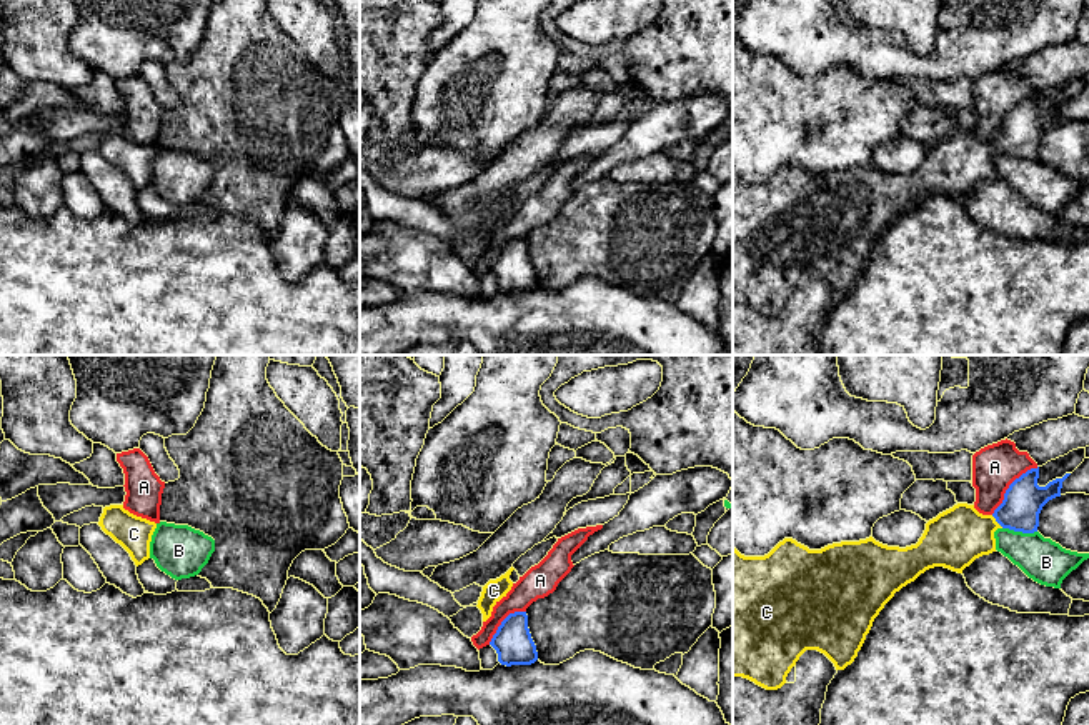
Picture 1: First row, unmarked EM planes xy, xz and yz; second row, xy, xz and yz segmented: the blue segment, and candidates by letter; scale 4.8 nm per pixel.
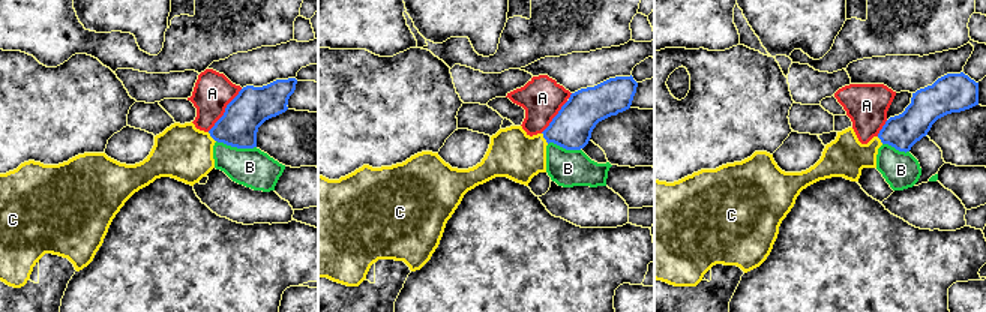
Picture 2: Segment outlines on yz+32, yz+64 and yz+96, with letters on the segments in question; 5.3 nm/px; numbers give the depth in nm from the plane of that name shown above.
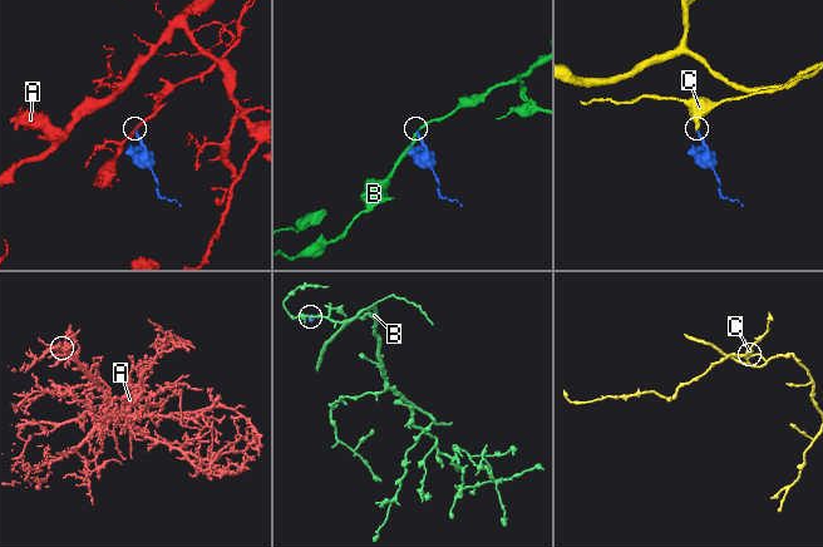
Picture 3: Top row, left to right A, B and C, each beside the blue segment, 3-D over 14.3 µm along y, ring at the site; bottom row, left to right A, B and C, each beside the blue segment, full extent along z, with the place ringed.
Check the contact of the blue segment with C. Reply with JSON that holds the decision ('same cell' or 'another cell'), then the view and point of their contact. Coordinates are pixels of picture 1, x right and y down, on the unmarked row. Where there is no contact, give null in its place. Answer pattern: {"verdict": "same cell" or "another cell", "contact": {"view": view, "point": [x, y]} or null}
{"verdict": "same cell", "contact": {"view": "yz", "point": [998, 149]}}

